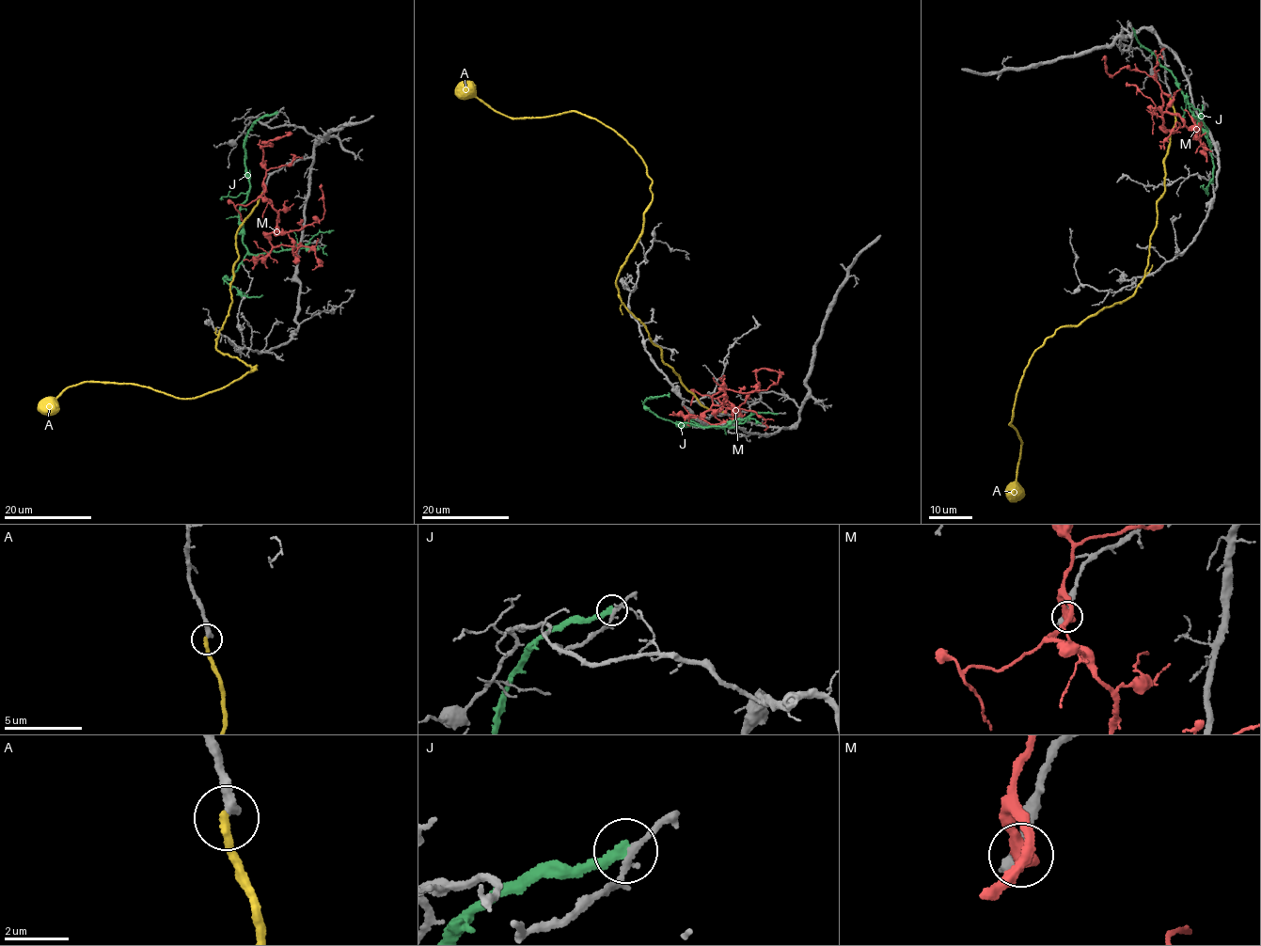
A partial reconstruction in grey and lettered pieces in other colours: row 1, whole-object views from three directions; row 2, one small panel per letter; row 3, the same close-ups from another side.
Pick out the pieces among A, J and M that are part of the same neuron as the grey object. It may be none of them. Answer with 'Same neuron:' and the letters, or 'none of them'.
Same neuron: none of them

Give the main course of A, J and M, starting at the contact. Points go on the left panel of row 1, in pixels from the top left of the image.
A: (262, 193), (237, 231), (232, 303), (215, 348), (257, 369), (187, 399), (86, 382), (42, 412)
J: (276, 112), (255, 120), (246, 136), (244, 244), (253, 254), (300, 247), (334, 230)
M: (264, 191), (263, 185), (265, 191), (260, 197), (278, 215), (276, 235), (322, 219), (321, 183)

